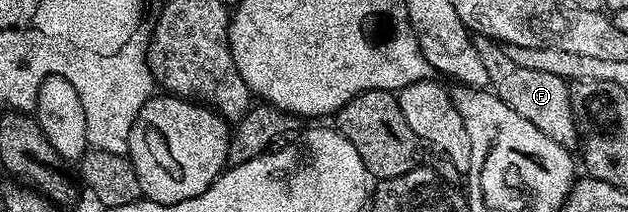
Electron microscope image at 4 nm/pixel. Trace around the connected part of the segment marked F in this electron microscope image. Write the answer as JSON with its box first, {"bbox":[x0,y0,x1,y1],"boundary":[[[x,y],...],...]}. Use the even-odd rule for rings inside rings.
{"bbox":[475,36,581,150],"boundary":[[[479,36],[475,40],[475,45],[481,54],[481,62],[485,65],[490,91],[501,97],[513,110],[517,110],[517,114],[529,118],[529,122],[533,122],[533,126],[537,126],[537,130],[541,130],[541,134],[545,134],[553,142],[562,144],[568,150],[574,149],[574,144],[576,147],[580,143],[581,128],[580,125],[579,128],[575,125],[577,117],[571,105],[571,89],[568,81],[557,78],[557,74],[544,74],[542,70],[529,70],[529,66],[521,66],[513,62],[510,51],[502,43],[492,40],[490,36]]]}

